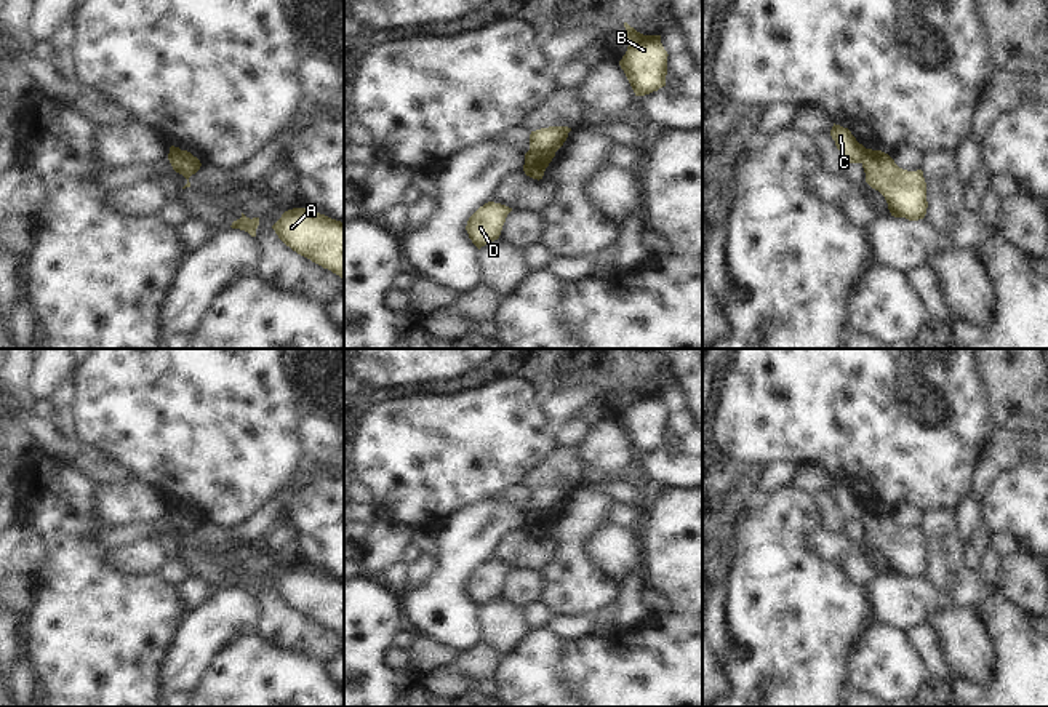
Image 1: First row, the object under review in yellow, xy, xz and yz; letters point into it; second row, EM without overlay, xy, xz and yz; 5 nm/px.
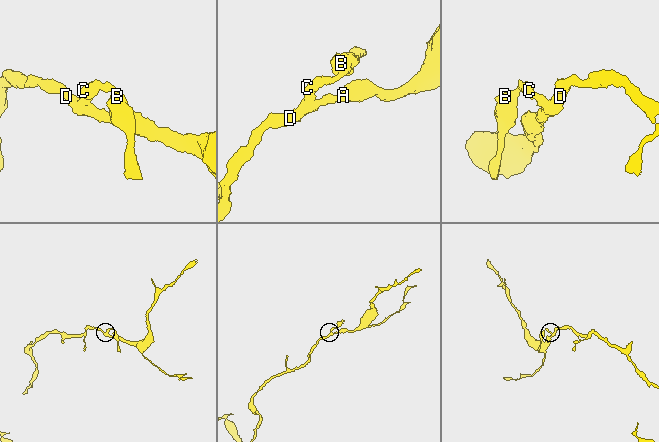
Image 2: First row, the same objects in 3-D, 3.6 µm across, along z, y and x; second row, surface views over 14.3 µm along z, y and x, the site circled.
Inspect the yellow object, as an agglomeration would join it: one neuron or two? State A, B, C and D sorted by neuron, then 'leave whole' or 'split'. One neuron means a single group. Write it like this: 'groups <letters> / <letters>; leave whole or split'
groups A D / B C; split

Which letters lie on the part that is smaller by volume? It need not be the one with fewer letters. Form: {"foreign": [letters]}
{"foreign": ["B", "C"]}

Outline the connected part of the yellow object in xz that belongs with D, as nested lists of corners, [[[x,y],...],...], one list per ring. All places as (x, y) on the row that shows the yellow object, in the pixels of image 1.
[[[494,202],[480,206],[466,226],[472,243],[480,250],[486,243],[498,240],[510,211],[512,208]]]

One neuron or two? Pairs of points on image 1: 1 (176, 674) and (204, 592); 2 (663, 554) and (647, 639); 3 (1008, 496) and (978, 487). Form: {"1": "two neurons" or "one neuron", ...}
{"1": "two neurons", "2": "one neuron", "3": "two neurons"}

